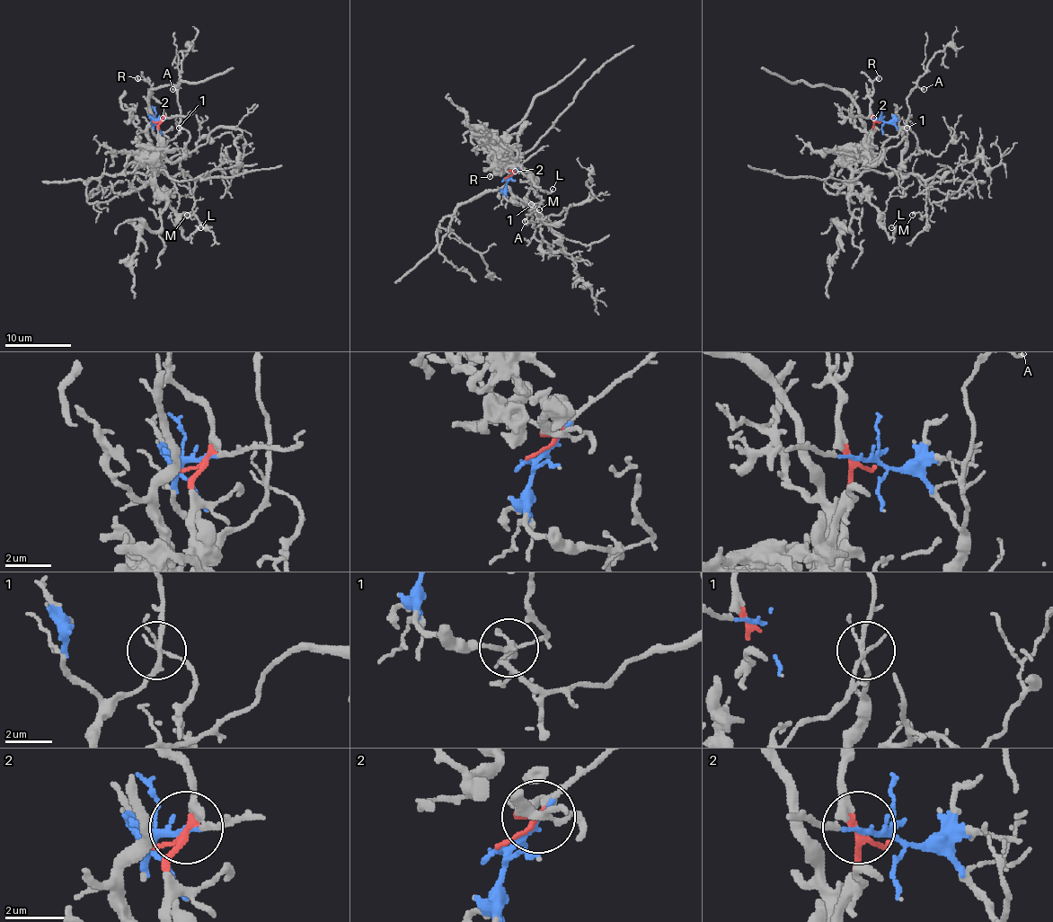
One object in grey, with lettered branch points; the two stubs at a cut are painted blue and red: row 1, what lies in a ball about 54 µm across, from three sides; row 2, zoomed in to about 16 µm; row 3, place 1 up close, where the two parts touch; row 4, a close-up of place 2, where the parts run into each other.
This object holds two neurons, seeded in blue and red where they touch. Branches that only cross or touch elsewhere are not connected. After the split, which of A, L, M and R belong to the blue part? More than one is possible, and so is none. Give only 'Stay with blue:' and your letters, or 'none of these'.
Stay with blue: A, M

